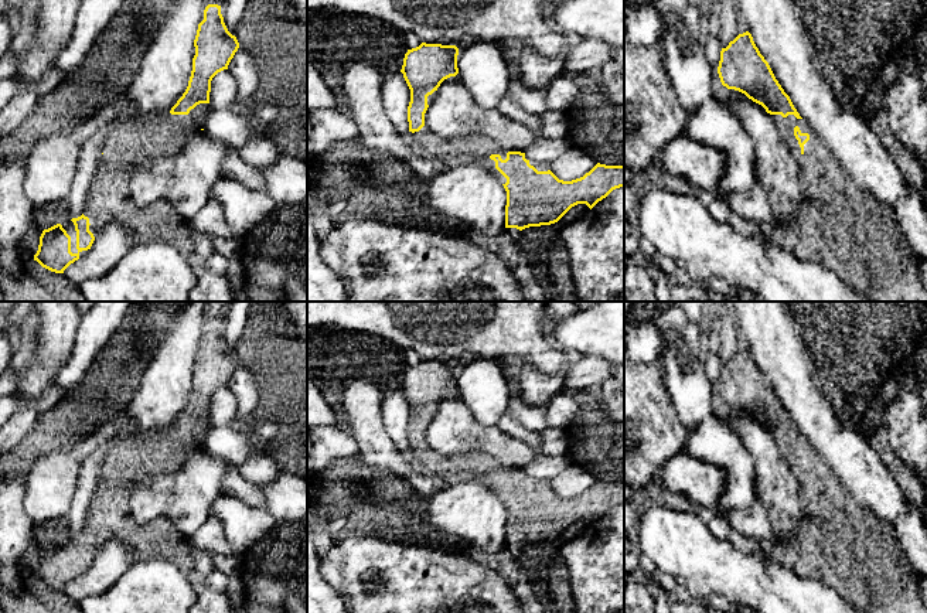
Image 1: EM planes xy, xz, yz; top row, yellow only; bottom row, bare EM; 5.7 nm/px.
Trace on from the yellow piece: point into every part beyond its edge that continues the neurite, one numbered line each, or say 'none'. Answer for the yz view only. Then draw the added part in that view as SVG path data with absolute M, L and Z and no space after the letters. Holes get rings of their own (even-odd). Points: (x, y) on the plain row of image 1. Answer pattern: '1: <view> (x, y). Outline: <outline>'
1: yz (837, 541). Outline: M794 432L773 435L800 483L801 508L797 527L774 544L776 559L791 566L800 576L814 578L831 586L860 613L927 613L917 589L921 575L900 552L892 525L852 497L805 437ZM795 443L801 450L810 452L802 466L794 453Z

